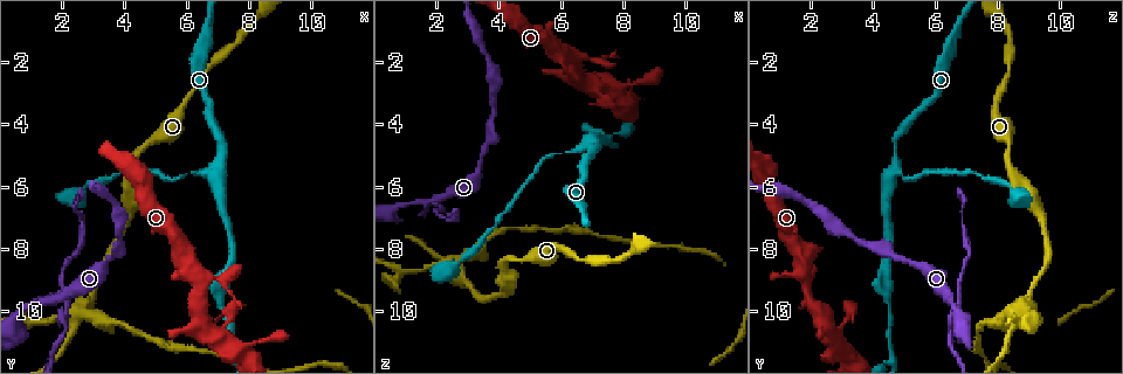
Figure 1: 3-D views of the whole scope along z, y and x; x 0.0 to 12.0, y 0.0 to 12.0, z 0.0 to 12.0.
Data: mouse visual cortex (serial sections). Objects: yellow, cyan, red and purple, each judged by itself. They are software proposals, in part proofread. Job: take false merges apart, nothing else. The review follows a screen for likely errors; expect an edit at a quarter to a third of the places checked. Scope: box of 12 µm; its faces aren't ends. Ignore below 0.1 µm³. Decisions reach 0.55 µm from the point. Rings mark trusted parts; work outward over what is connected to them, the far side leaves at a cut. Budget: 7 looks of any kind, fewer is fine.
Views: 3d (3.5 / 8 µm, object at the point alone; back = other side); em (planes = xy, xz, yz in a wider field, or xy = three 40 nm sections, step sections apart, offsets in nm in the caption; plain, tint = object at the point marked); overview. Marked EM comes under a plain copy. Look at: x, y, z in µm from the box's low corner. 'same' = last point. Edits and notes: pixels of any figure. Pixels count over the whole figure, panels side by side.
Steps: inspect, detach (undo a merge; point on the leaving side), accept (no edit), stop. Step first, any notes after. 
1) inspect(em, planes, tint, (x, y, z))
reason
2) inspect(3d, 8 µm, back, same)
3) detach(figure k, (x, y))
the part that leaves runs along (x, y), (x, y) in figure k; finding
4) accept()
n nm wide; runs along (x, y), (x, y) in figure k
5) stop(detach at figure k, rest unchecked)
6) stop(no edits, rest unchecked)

inspect(3d, 3.5 µm, (1.8, 9.7, 6.4))
side arm on a straight run

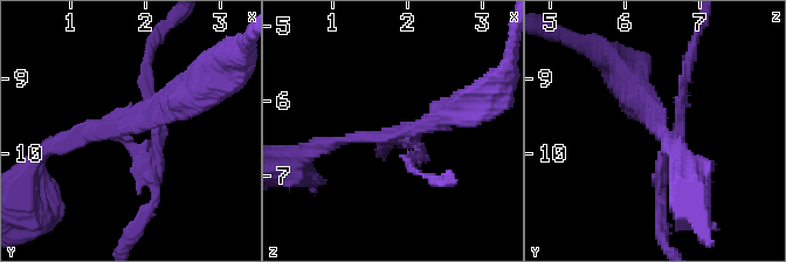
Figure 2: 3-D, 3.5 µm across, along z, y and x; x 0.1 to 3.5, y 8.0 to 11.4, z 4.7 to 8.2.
inspect(em, xy, step 1, tint, (1.75, 9.70, 6.50))
now the EM

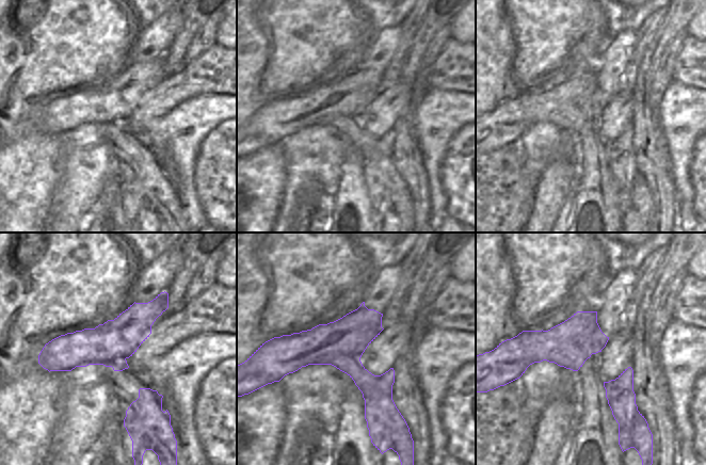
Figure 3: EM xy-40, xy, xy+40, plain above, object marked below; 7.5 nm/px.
accept()
runs along (165, 302), (111, 345), (47, 358) in figure 3; continuous, no second cell

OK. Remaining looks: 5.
inspect(3d, 8 µm, (2.2, 10.1, 8.5))
thick turns thin

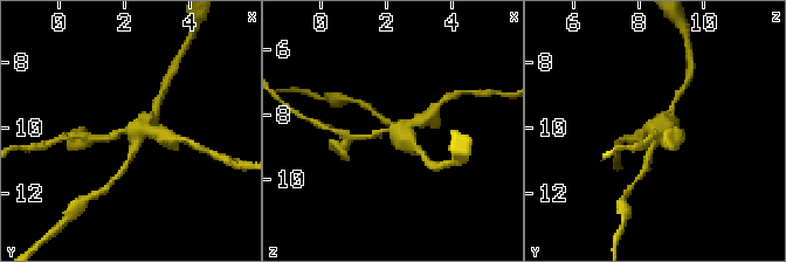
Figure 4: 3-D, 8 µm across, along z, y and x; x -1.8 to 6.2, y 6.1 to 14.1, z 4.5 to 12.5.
inspect(3d, 3.5 µm, (2.2, 10.1, 8.5))
closer look

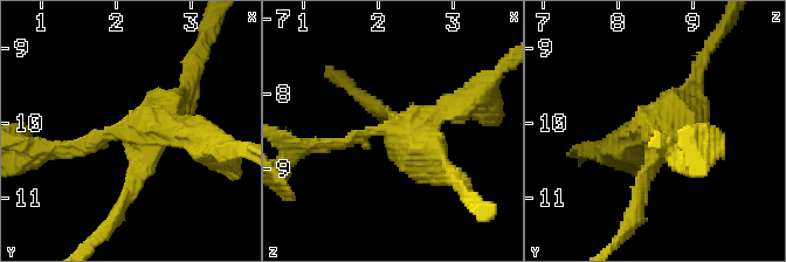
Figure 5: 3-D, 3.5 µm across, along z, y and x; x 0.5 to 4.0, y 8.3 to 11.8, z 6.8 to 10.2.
inspect(em, xy, step 1, tint, (2.20, 10.10, 8.50))
4 arms; arms of 200, 200, 200, 350 nm; shape alone is not enough

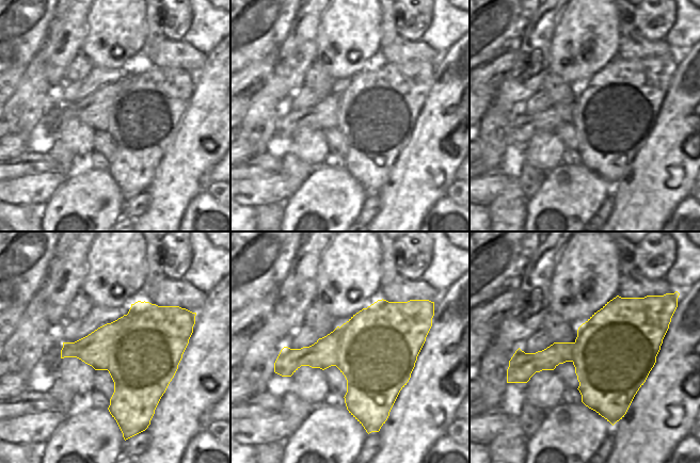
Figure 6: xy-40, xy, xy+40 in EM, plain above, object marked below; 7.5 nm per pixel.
detach(figure 5, (197, 139))
the part that leaves runs along (165, 128), (205, 149), (245, 145) in figure 5; two cells meet here

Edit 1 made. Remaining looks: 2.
stop(detach at figure 5, rest unchecked)

